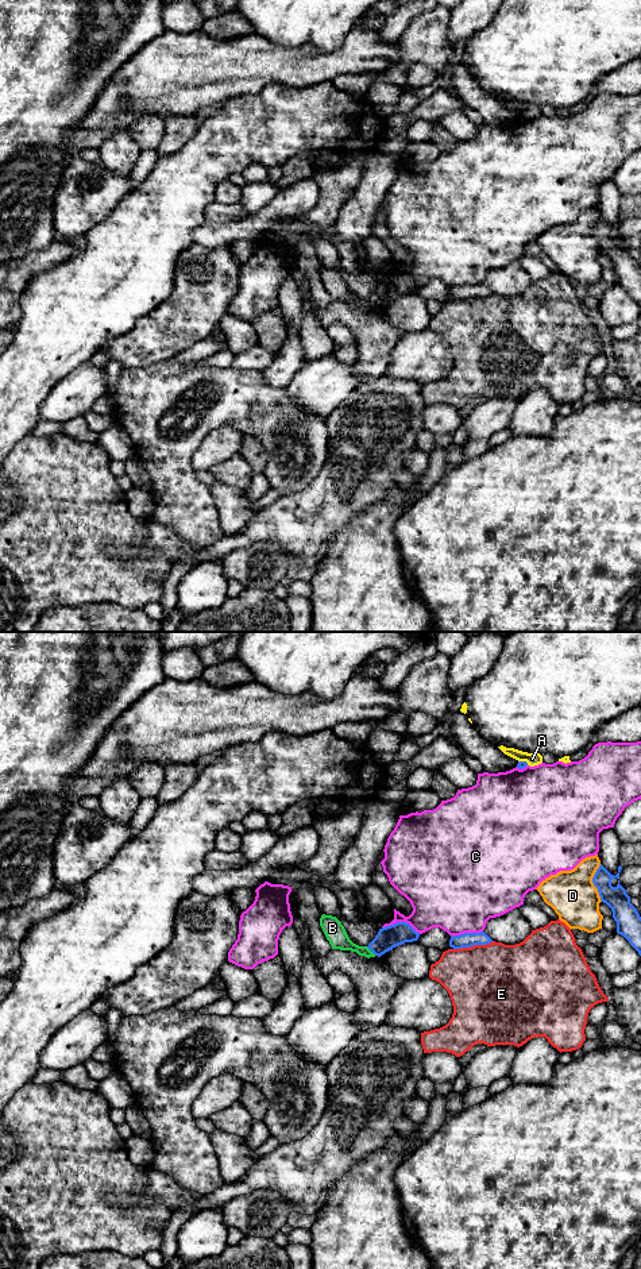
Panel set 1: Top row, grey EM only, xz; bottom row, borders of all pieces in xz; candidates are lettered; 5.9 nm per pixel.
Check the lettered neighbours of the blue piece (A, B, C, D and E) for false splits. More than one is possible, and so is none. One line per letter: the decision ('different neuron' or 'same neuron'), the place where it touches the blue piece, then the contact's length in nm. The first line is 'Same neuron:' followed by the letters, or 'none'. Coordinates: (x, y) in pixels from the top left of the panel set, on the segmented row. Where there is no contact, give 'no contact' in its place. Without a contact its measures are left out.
Same neuron: none
A: different neuron; contact xz (524, 762); length 70 nm
B: different neuron; contact xz (371, 951); length 80 nm
C: different neuron; contact xz (401, 922); length 240 nm
D: different neuron; contact xz (593, 882); length 220 nm
E: different neuron; contact xz (472, 945); length 240 nm

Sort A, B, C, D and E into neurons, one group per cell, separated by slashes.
A / B / C / D / E

